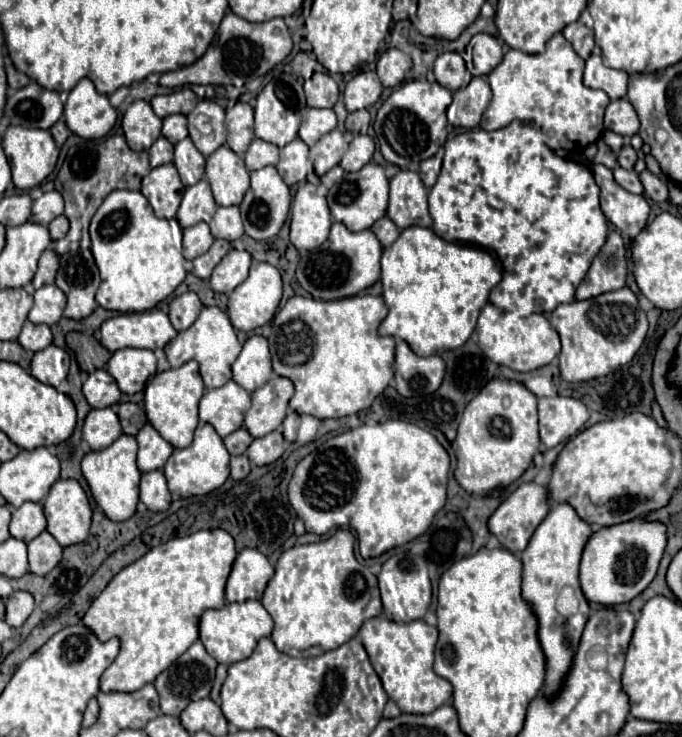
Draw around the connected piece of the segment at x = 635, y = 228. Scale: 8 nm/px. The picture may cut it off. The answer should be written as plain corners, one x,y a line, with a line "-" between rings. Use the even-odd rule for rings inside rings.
591,165
591,171
601,189
601,209
605,217
619,229
625,241
631,241
647,223
649,203
643,195
629,193
617,185
613,171
605,165

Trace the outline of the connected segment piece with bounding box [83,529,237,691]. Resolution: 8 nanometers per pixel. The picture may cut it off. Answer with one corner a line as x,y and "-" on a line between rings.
203,529
199,533
191,533
191,537
177,537
157,545
141,559
119,571
83,617
83,623
97,635
99,641
107,641
111,637
119,637
121,641
117,659
101,677
101,691
137,691
145,683
153,683
161,671
181,657
199,639
199,619
203,611
225,607
225,583
235,557
235,541
229,533
223,533
223,529

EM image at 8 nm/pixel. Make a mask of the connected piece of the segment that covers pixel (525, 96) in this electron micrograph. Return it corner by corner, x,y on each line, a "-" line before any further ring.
561,33
547,41
547,51
541,55
509,49
501,65
487,77
493,89
493,101
483,113
481,129
495,131
519,119
535,123
543,131
545,145
551,149
583,149
595,143
603,133
603,113
611,99
607,93
583,85
583,65
585,61

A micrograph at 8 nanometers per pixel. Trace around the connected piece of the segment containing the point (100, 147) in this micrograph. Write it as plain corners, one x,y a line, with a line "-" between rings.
111,135
105,139
93,139
93,141
81,141
79,145
71,147
65,163
61,165
57,177
55,177
55,189
65,199
65,217
71,223
69,233
65,235
55,249
59,255
67,251
75,251
81,247
83,237
87,237
87,227
91,217
95,215
97,207
103,203
103,199
115,191
115,189
141,189
141,179
151,171
147,151
131,151
125,143
123,135

